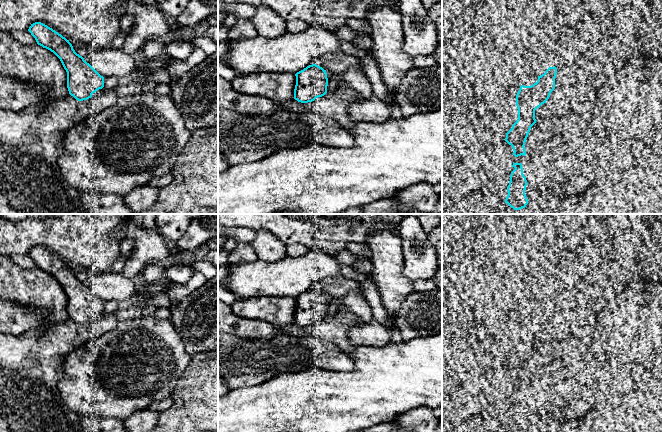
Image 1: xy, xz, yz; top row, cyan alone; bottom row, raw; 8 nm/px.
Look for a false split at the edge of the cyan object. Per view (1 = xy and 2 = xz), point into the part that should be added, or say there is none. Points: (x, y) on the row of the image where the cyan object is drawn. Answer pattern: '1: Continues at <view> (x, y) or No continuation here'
1: No continuation here
2: No continuation here

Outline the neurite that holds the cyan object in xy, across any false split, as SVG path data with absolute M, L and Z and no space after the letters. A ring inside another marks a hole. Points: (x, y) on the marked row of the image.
M41 22L31 24L28 31L38 45L50 50L60 59L67 72L69 94L76 100L87 100L104 87L104 77L77 54L69 40L61 34Z

